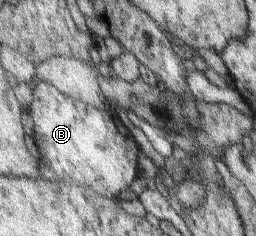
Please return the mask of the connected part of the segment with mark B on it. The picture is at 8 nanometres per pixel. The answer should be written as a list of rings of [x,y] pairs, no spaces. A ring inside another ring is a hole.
[[[36,81],[29,114],[34,122],[34,139],[39,148],[43,178],[68,176],[71,183],[115,198],[140,177],[141,149],[131,136],[131,127],[122,123],[111,107],[97,110],[89,103],[64,94],[52,83]]]

